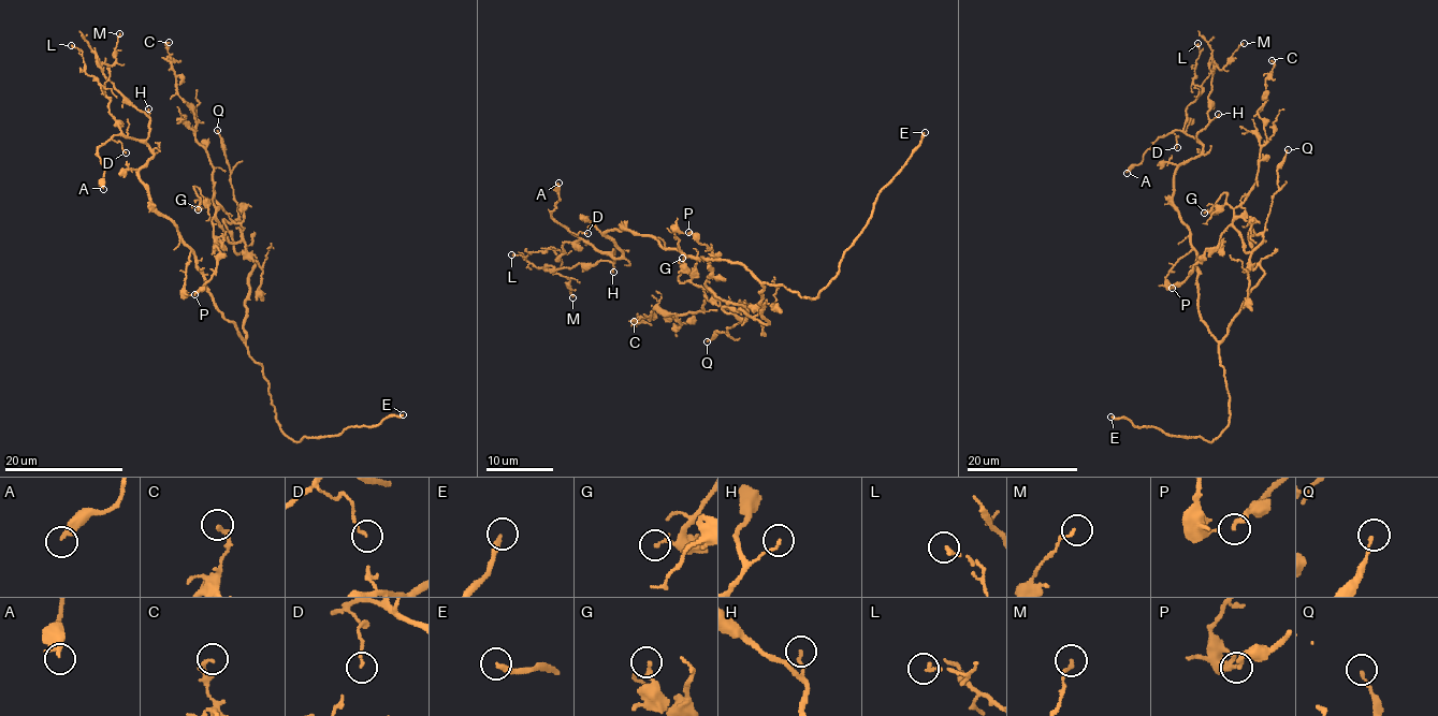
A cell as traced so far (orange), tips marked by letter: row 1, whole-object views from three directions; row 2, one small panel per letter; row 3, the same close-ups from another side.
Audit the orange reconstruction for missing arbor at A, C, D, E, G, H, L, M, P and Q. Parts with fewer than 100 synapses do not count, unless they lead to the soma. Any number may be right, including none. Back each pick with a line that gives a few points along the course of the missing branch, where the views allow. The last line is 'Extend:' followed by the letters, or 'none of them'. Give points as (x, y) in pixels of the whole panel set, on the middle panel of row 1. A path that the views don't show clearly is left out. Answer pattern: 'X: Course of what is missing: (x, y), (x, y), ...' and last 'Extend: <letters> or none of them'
Extend: E

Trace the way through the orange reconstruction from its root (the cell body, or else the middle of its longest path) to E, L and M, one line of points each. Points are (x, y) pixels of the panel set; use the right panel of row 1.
E: (1205, 324), (1218, 344), (1230, 397), (1229, 423), (1219, 435), (1208, 442), (1171, 436), (1110, 417)
L: (1205, 324), (1196, 249), (1173, 198), (1176, 169), (1203, 147), (1185, 125), (1202, 90), (1193, 79), (1197, 43)
M: (1205, 324), (1196, 249), (1173, 202), (1173, 179), (1203, 147), (1197, 133), (1208, 122), (1213, 70), (1244, 43)

